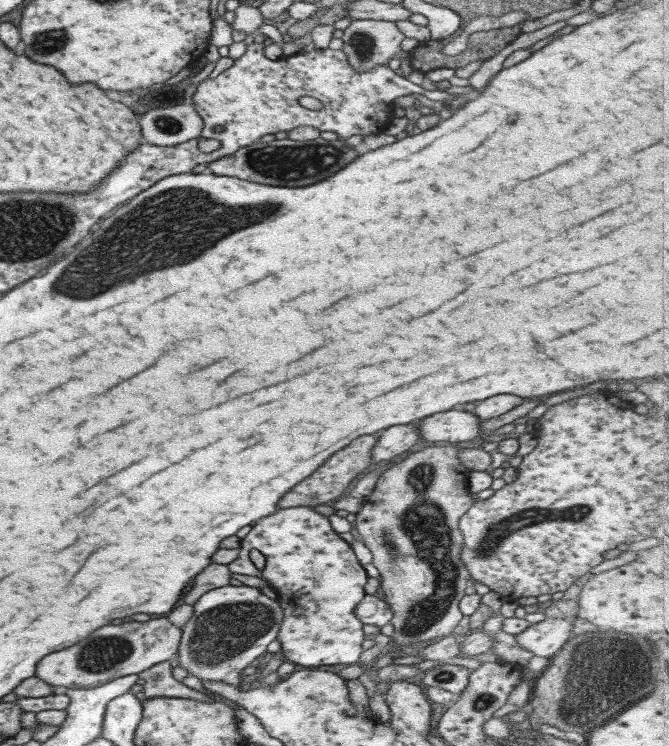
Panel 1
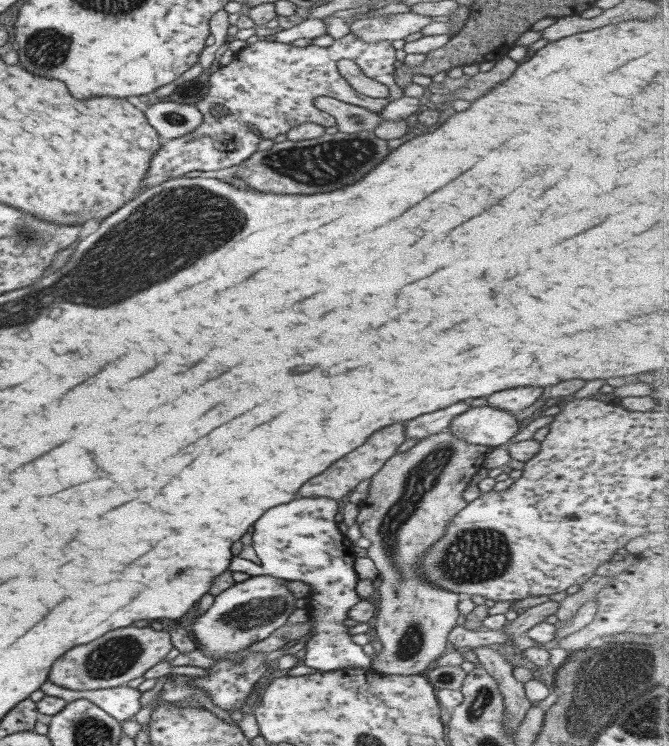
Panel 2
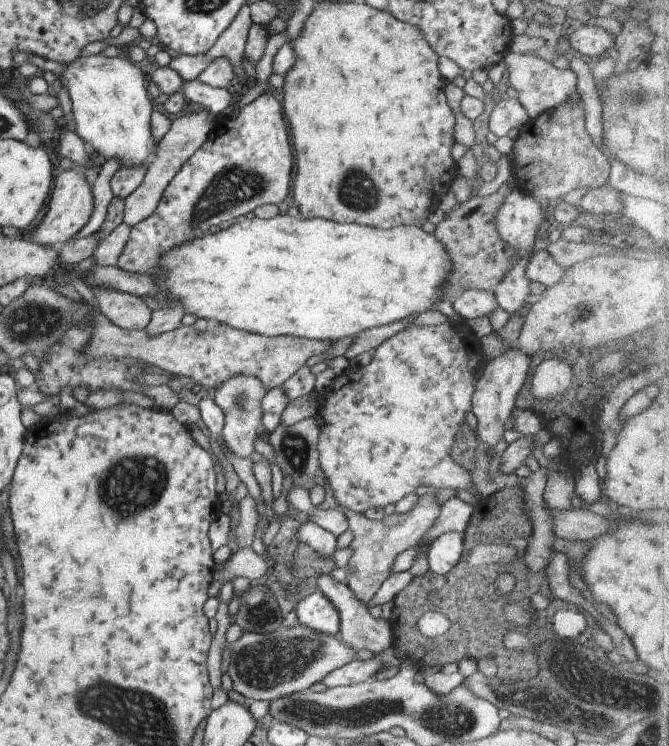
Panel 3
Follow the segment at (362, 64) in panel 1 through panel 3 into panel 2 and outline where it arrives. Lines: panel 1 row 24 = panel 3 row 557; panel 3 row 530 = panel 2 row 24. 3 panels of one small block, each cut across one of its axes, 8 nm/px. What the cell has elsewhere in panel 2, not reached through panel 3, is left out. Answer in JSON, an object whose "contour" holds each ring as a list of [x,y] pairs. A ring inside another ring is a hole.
{"contour":[[[412,12],[379,15],[355,19],[348,27],[356,38],[363,42],[379,40],[401,40],[431,22],[431,16],[421,16]]]}

